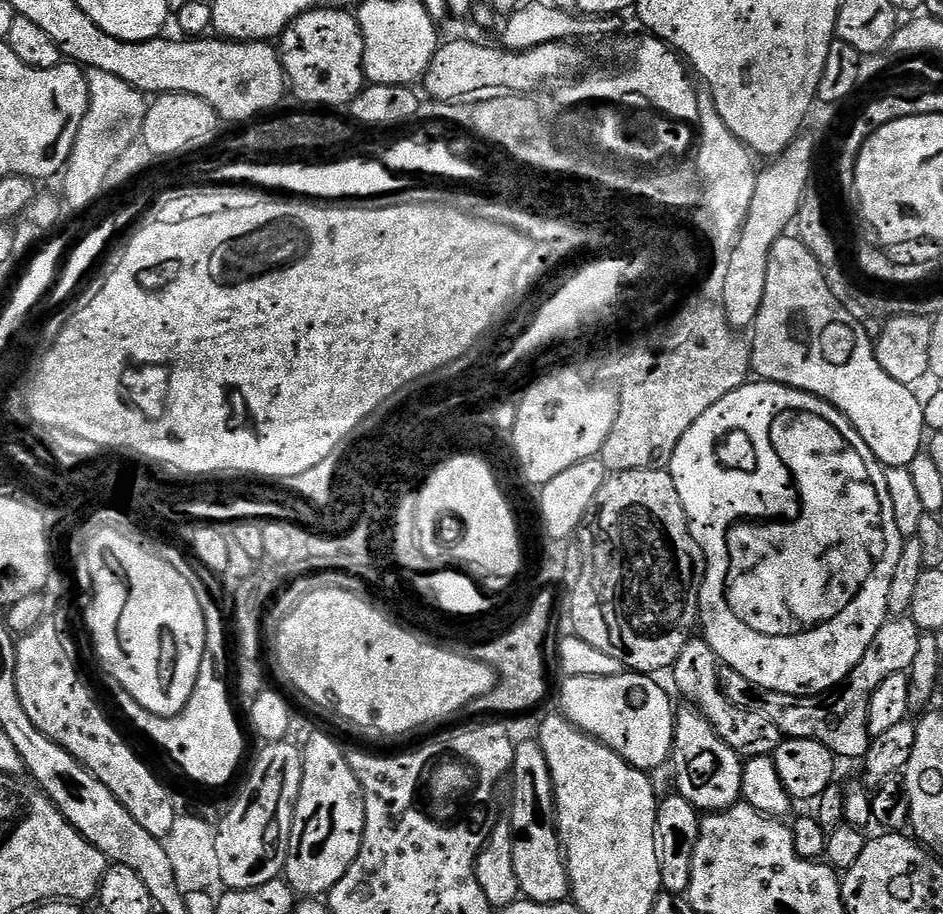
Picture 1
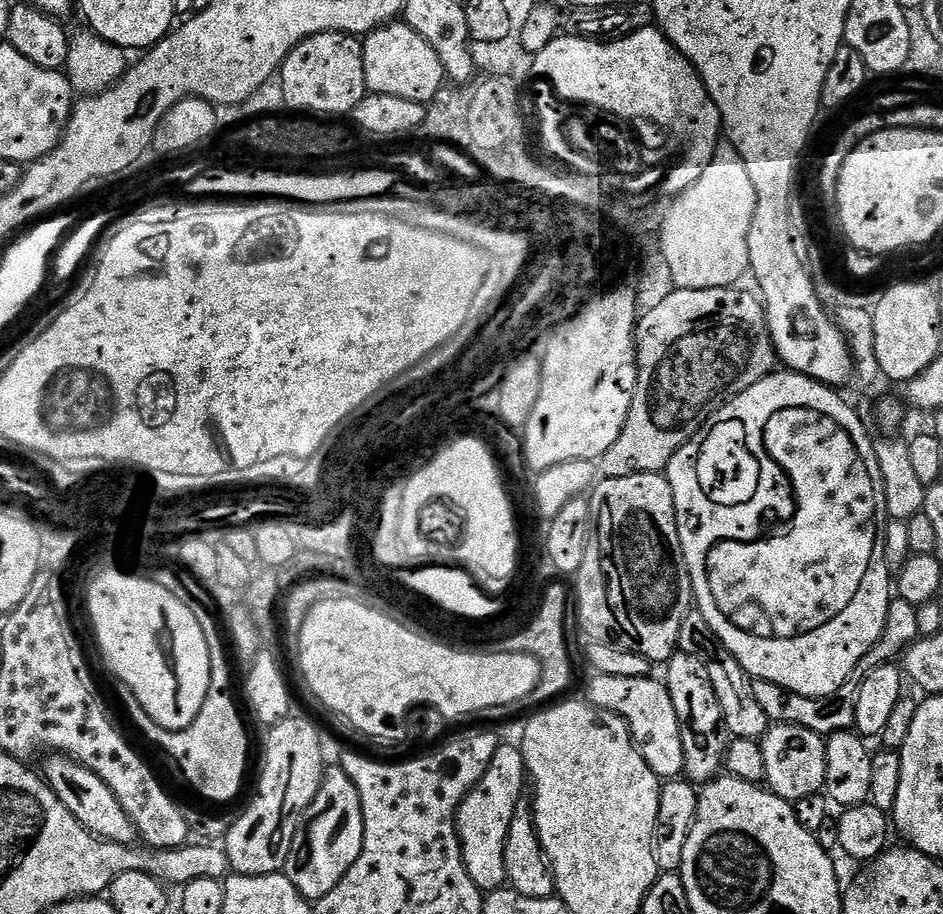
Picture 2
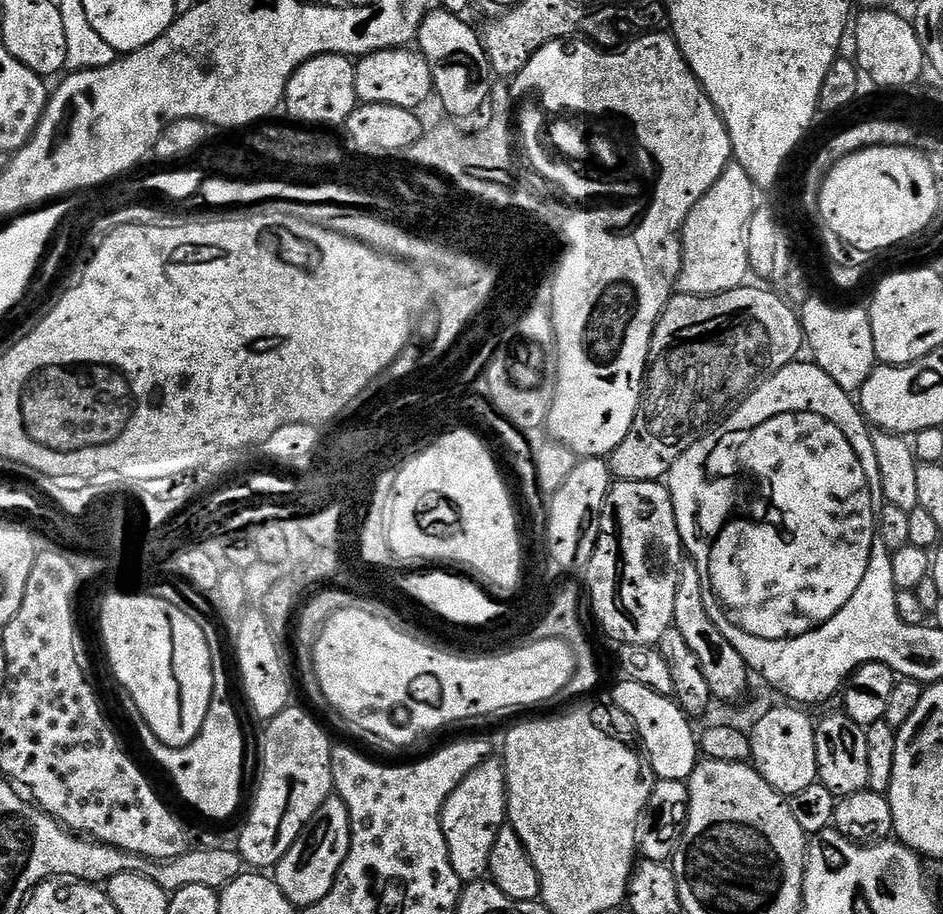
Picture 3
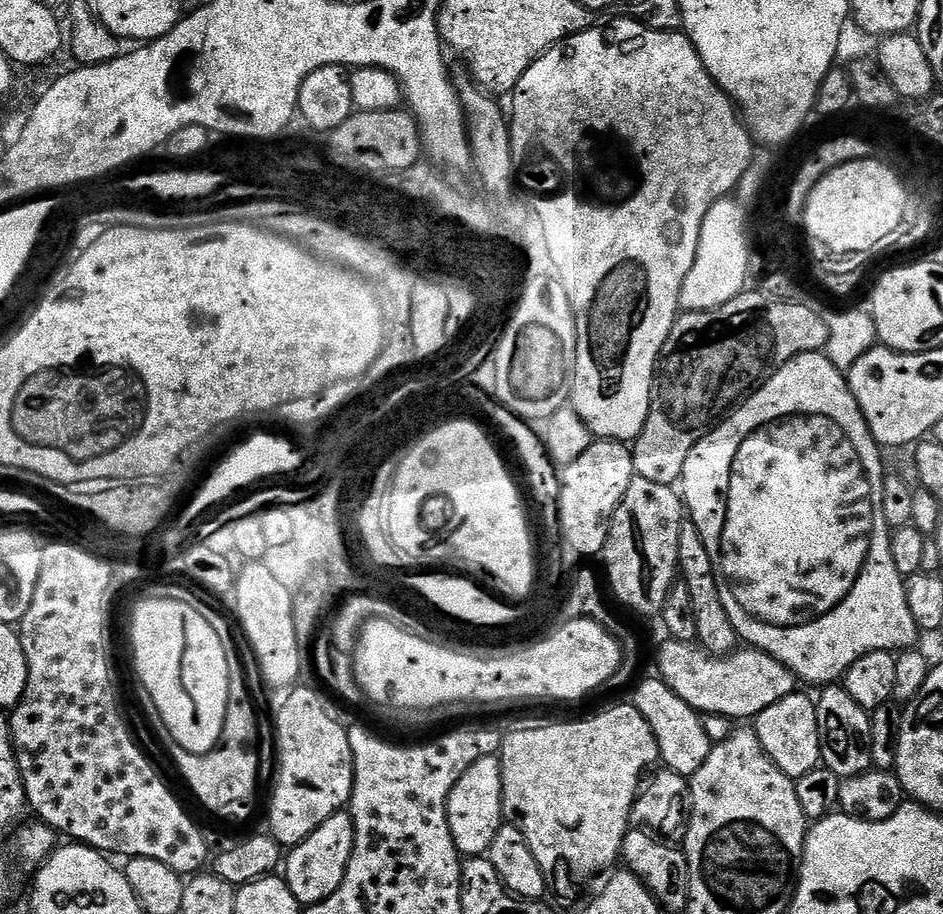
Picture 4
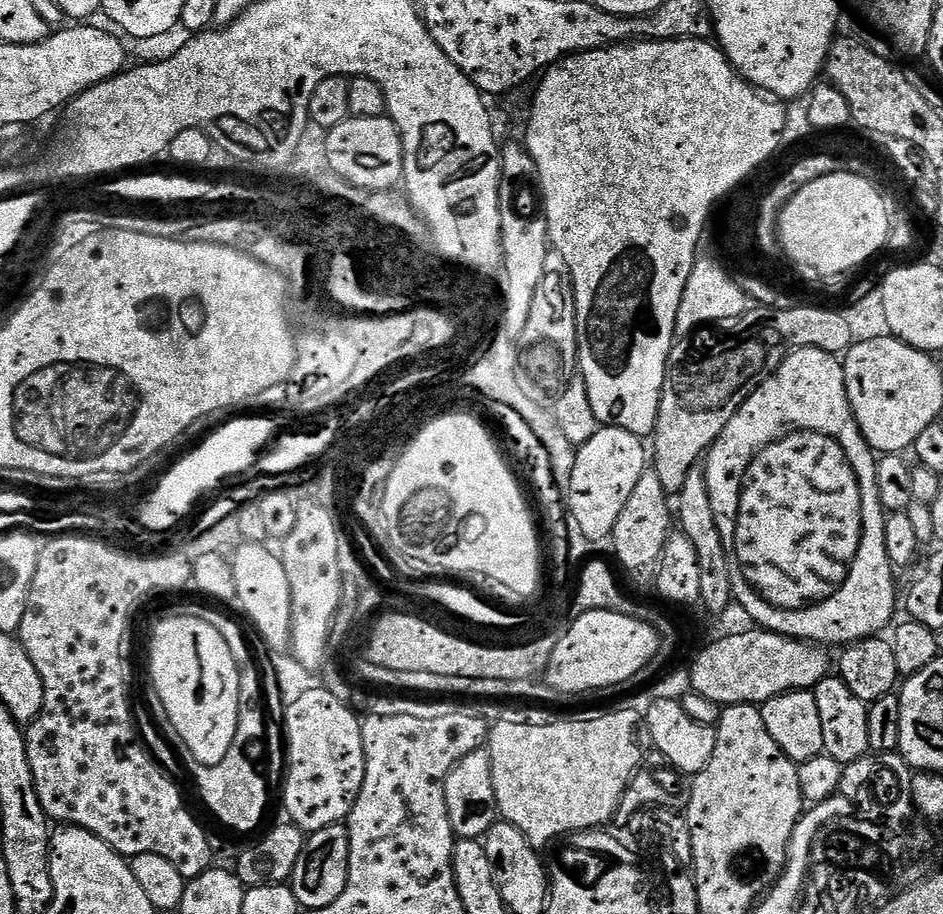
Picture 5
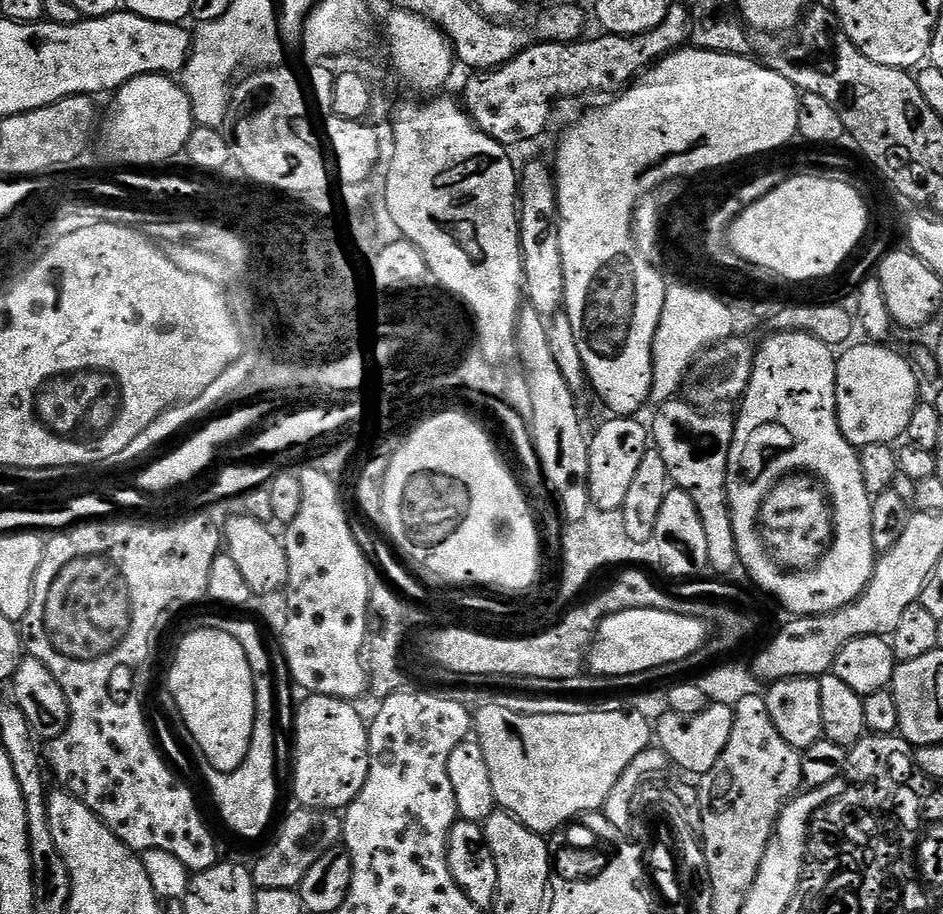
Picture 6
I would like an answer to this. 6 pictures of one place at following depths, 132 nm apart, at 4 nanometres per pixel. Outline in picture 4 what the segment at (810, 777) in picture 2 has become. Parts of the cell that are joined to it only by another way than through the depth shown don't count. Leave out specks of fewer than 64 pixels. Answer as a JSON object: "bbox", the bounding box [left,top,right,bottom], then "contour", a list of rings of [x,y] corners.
{"bbox":[754,694,821,779],"contour":[[[793,694],[774,702],[762,714],[754,717],[754,731],[758,742],[762,742],[762,750],[790,779],[802,778],[802,774],[810,774],[810,770],[821,767],[821,754],[819,742],[817,701],[811,696]]]}

